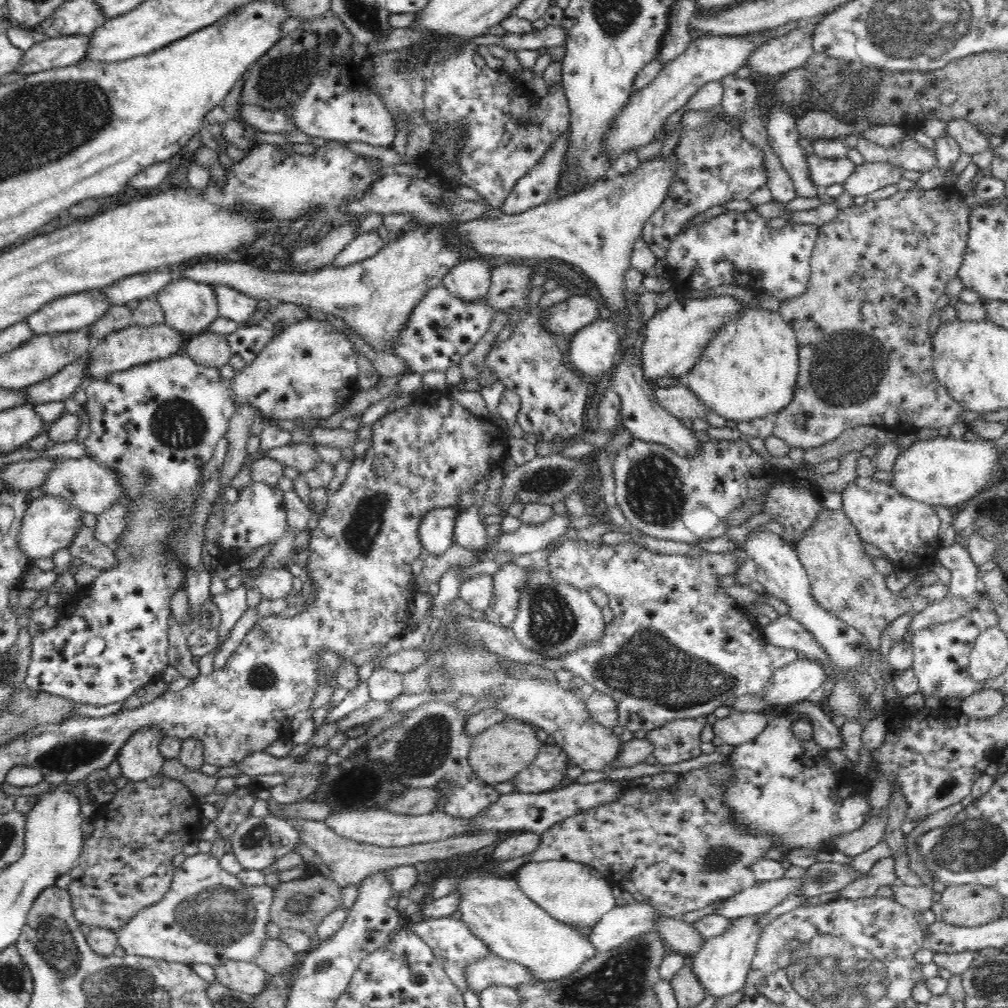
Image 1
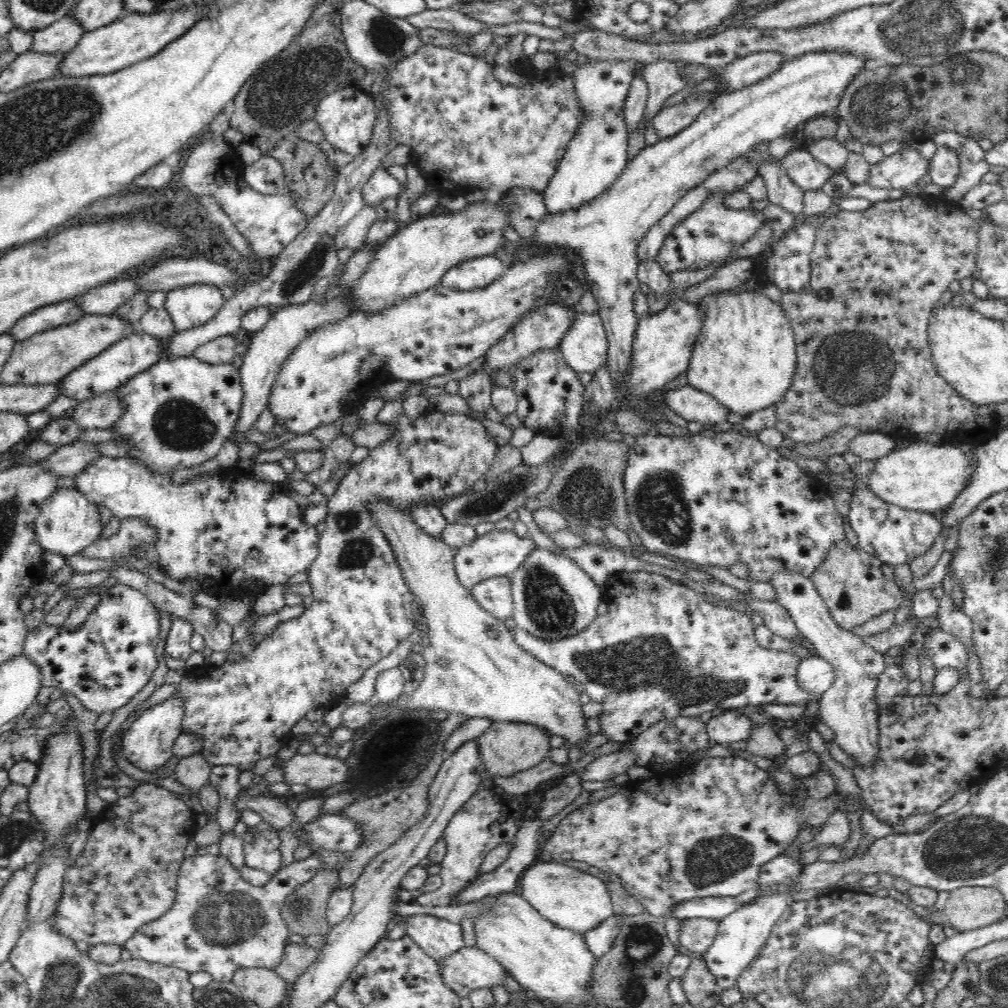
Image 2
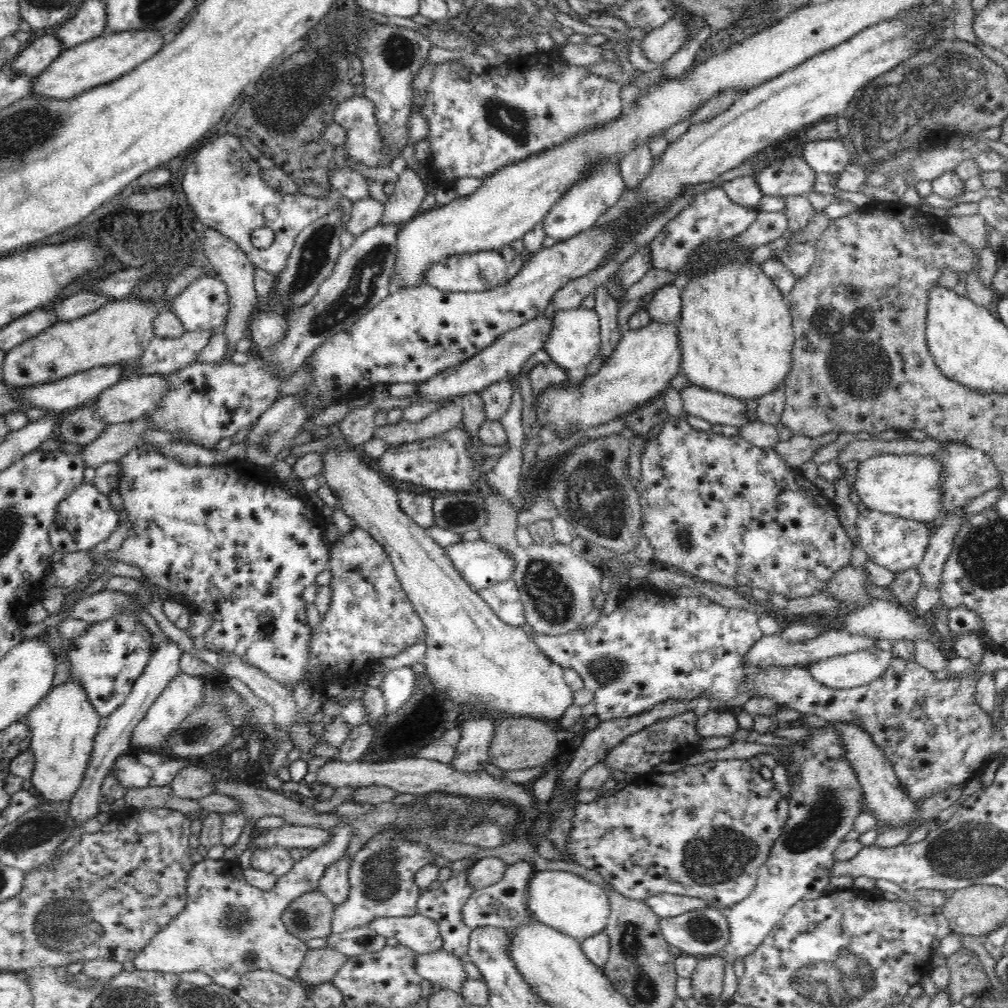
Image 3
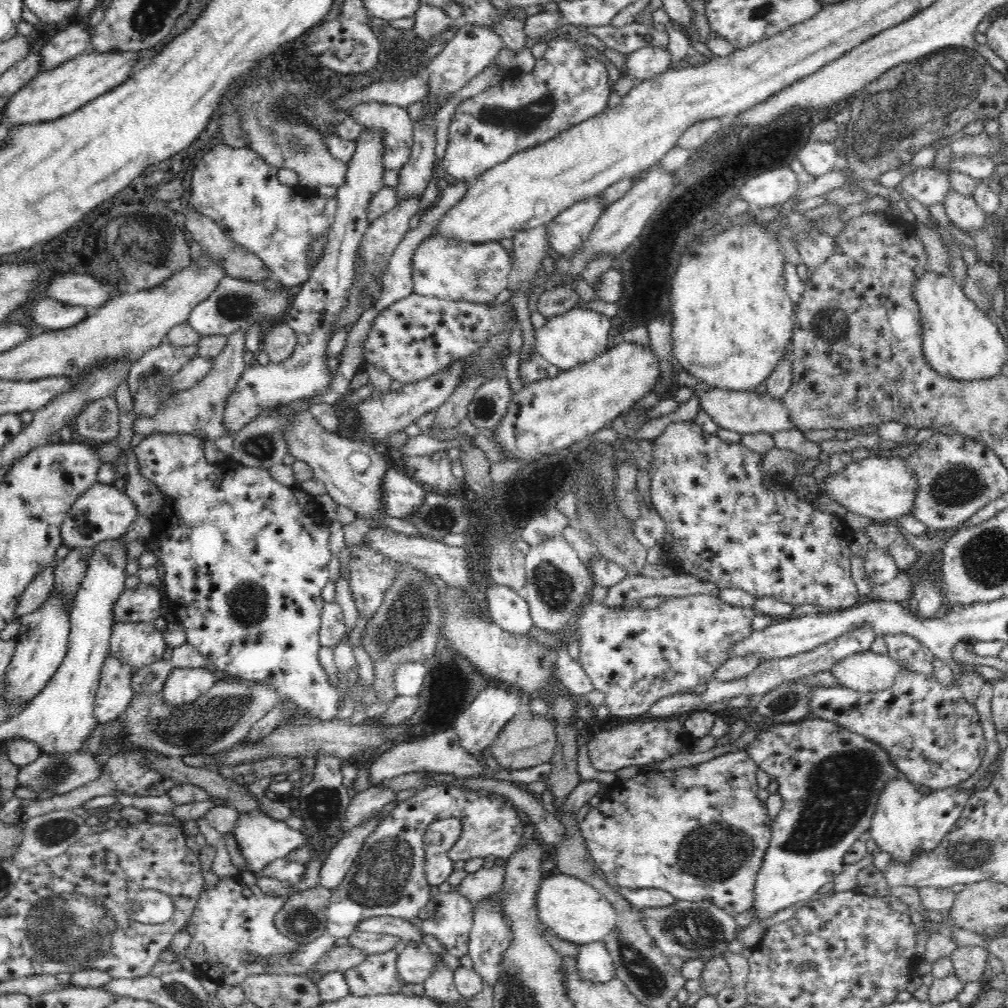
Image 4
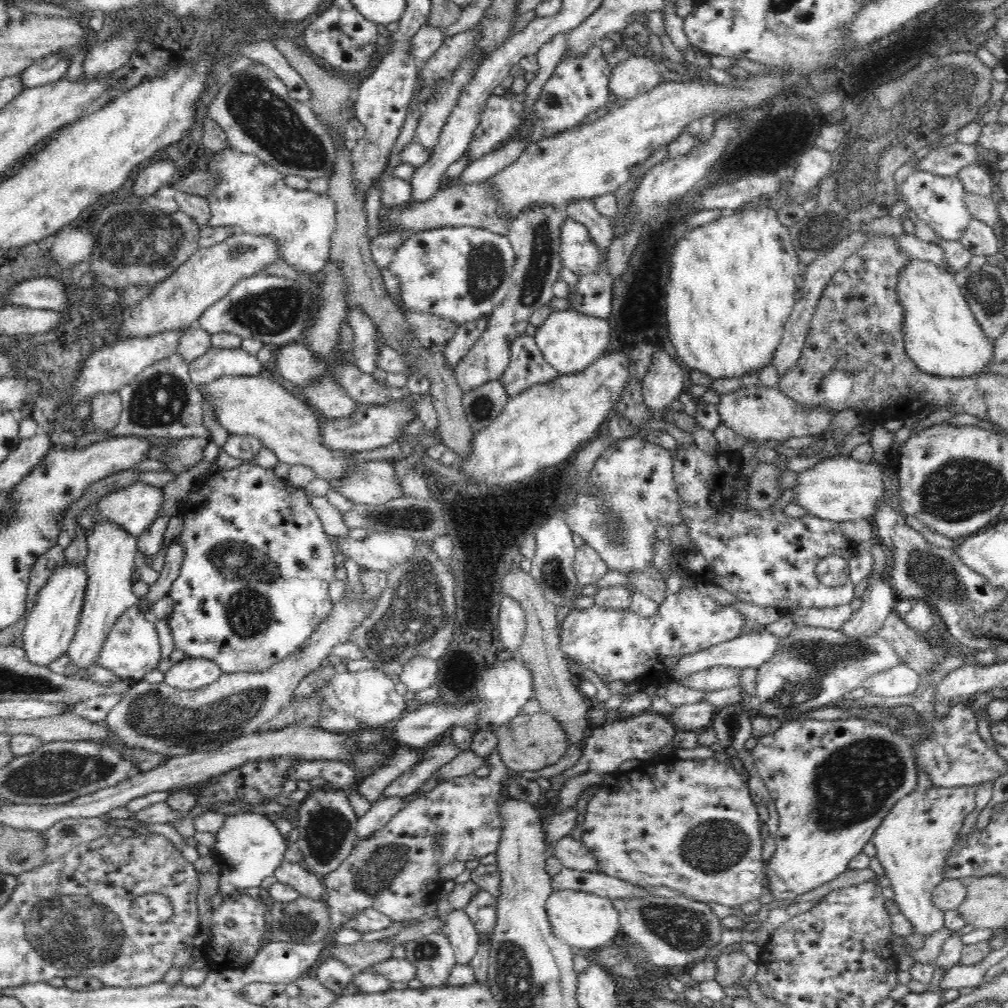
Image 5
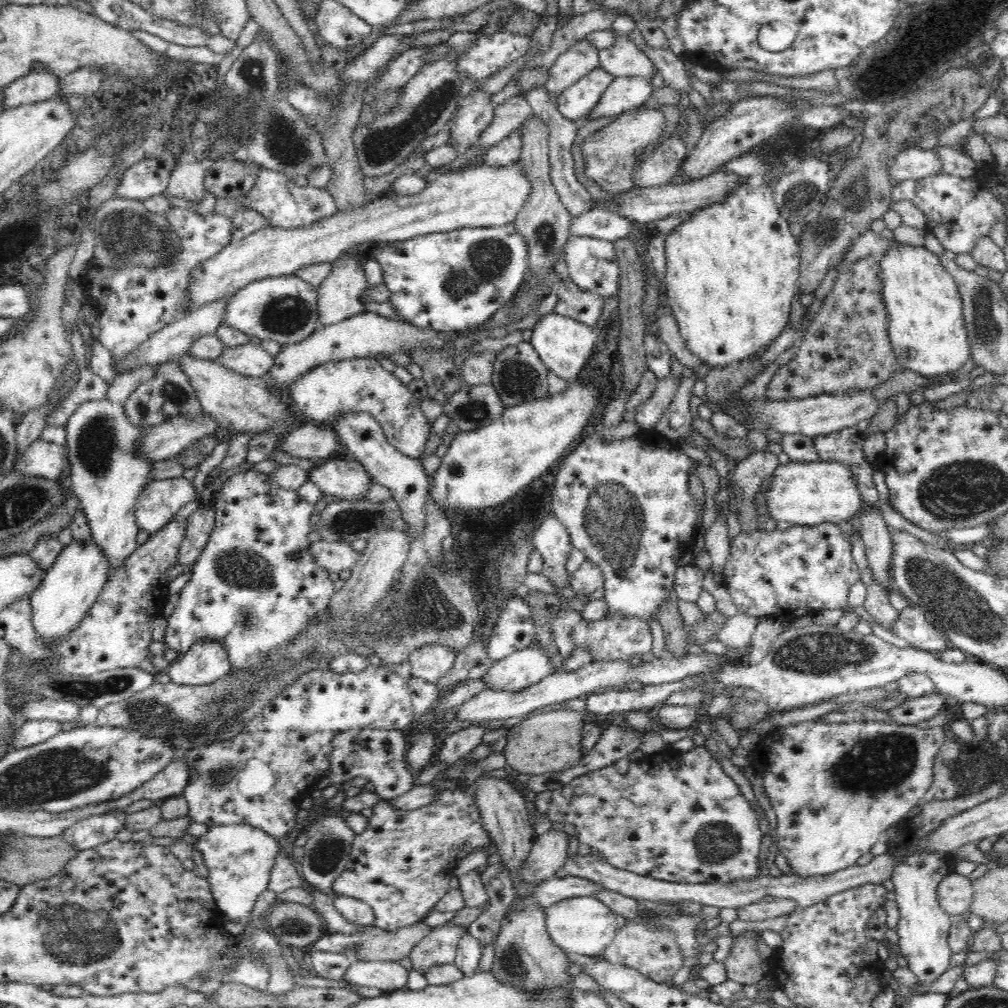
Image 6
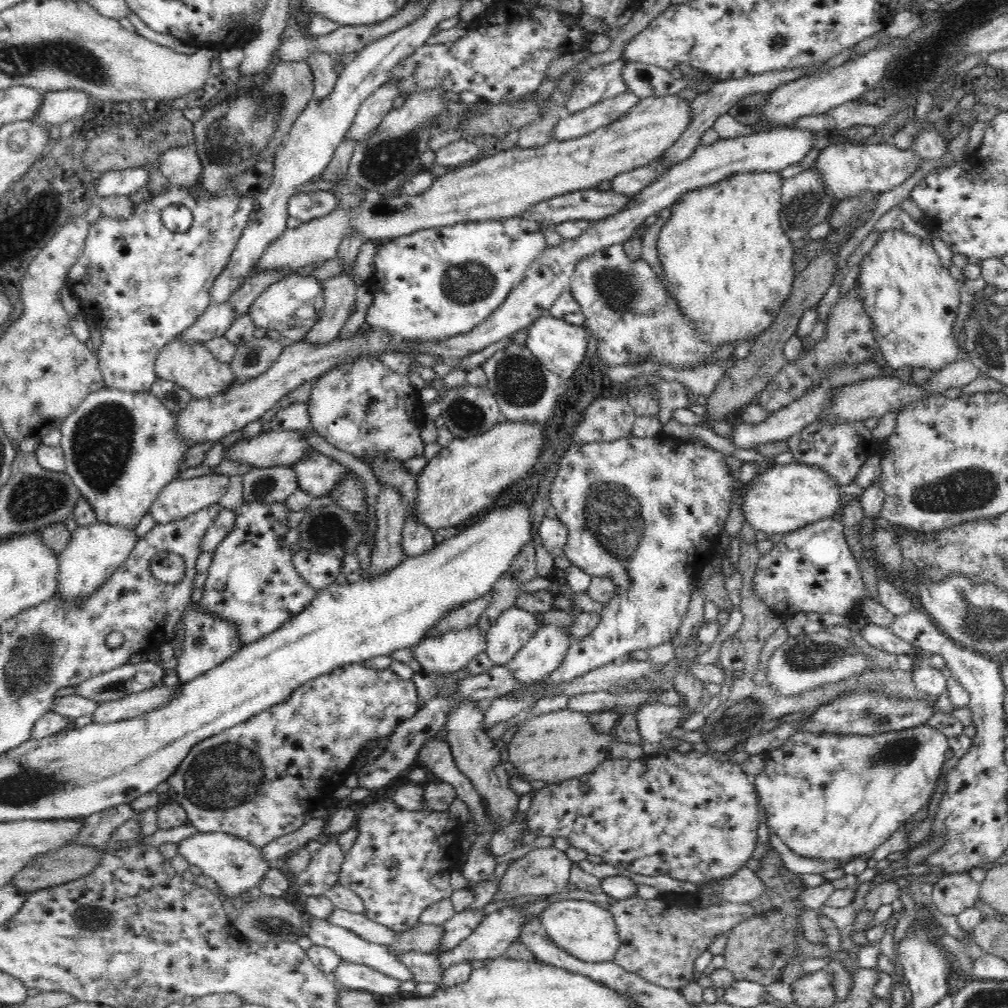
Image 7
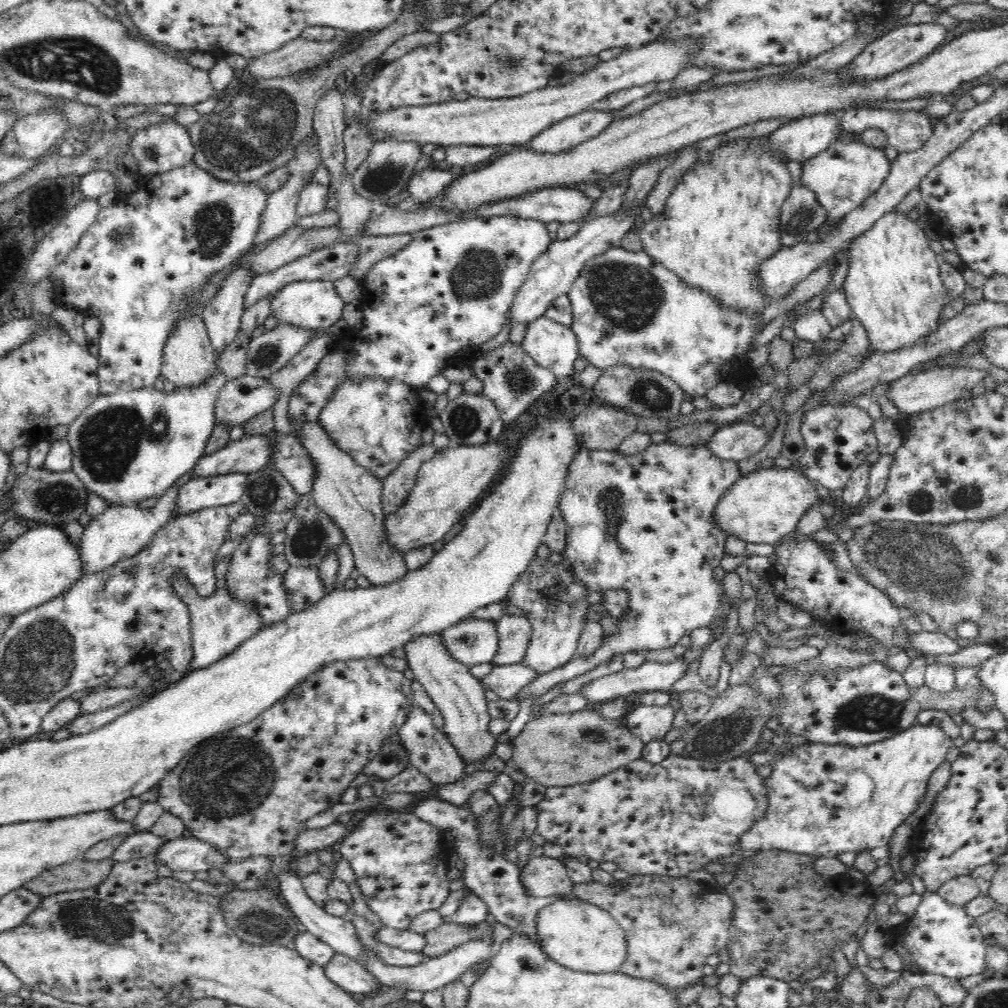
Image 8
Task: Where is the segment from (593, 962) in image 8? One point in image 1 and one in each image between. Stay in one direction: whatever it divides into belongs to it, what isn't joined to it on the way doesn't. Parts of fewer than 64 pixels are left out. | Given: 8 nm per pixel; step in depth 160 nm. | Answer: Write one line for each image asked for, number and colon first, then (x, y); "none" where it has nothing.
1: (573, 893)
2: (568, 898)
3: (562, 900)
4: (572, 910)
5: (582, 920)
6: (583, 925)
7: (588, 931)

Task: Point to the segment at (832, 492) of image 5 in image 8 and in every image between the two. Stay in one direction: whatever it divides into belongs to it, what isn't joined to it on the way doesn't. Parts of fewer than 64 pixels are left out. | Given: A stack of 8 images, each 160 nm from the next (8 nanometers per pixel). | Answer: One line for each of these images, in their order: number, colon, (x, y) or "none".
6: (810, 493)
7: (783, 498)
8: (763, 506)

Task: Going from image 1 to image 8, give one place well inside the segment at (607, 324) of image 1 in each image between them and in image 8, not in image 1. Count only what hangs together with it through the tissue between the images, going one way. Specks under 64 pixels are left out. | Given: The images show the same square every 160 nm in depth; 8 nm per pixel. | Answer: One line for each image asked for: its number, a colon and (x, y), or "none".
2: (585, 347)
3: (575, 339)
4: (571, 339)
5: (570, 341)
6: (564, 345)
7: (561, 347)
8: (552, 345)

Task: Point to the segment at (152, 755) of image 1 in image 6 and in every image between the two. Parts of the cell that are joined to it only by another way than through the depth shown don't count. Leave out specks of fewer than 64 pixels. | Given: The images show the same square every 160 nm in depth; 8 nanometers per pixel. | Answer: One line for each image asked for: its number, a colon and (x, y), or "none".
2: (147, 743)
3: (184, 692)
4: (184, 685)
5: (191, 674)
6: (205, 662)

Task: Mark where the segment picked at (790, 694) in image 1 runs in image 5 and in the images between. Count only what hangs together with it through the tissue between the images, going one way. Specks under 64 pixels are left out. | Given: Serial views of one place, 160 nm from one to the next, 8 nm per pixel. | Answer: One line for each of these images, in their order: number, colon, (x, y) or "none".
2: (815, 674)
3: (853, 669)
4: (864, 672)
5: (901, 680)

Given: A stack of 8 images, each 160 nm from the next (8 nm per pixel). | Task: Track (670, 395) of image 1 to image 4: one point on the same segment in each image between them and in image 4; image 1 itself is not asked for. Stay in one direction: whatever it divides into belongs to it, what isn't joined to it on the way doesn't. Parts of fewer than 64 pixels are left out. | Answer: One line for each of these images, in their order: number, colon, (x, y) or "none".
2: (689, 403)
3: (716, 408)
4: (746, 413)

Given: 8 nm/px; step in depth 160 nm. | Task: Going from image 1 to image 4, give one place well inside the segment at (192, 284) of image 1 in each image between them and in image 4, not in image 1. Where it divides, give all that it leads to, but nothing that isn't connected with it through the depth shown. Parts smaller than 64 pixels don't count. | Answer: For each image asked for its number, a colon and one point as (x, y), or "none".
2: (194, 305)
3: (204, 304)
4: (236, 303)

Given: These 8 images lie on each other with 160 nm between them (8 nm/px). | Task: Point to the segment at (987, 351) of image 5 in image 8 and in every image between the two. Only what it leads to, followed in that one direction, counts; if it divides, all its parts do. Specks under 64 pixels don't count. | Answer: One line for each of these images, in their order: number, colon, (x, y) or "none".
6: (927, 331)
7: (913, 300)
8: (893, 285)

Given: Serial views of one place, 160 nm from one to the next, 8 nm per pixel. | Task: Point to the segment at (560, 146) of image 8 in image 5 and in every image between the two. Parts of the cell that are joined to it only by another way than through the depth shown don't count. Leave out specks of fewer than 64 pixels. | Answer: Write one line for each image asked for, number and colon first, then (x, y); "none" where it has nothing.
5: (638, 74)
6: (624, 94)
7: (578, 124)

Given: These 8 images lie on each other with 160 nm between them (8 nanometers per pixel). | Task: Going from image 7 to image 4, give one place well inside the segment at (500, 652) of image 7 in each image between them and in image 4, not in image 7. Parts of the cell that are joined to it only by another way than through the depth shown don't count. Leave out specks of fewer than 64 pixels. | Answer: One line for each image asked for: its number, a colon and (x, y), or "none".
4: (510, 611)
5: (512, 620)
6: (514, 630)

